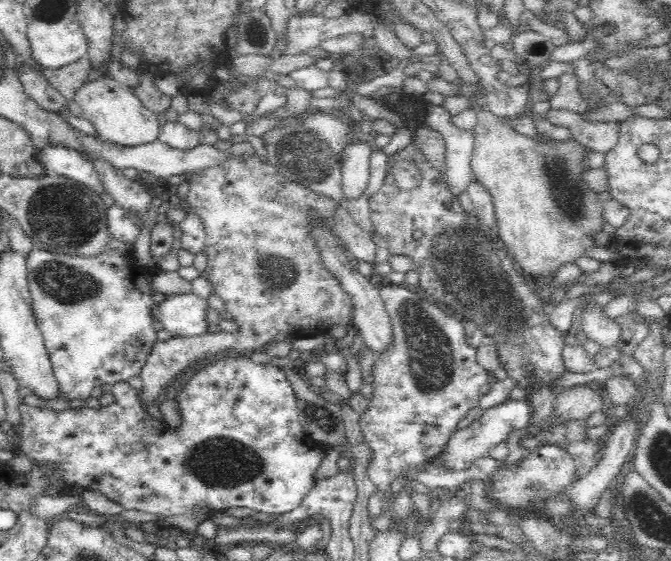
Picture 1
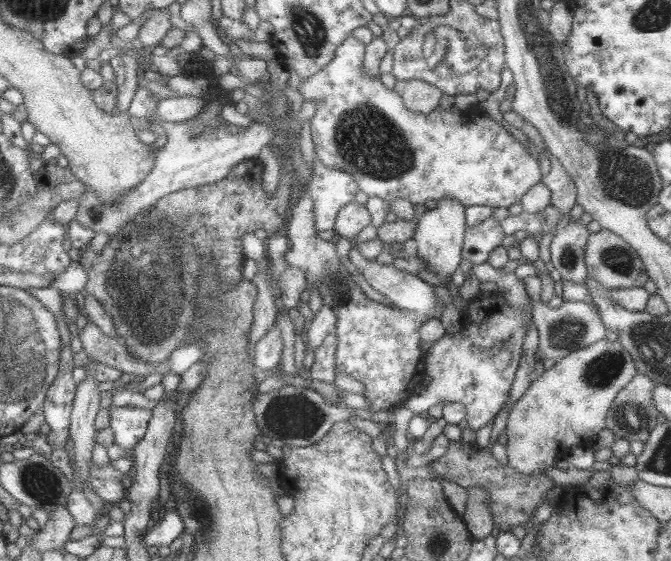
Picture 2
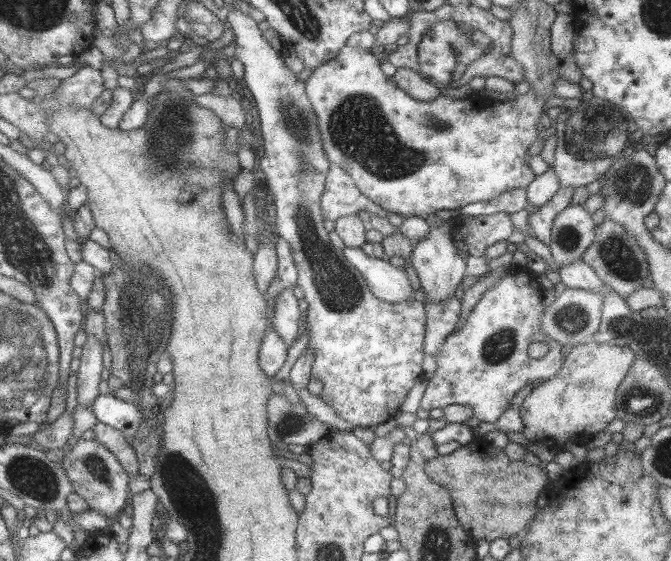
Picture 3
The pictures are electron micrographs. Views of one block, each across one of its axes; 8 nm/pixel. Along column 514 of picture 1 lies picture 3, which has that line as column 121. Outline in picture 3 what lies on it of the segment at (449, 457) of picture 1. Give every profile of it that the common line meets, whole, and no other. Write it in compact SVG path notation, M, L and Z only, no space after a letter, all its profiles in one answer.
M111 393L100 394L91 408L97 420L122 430L128 439L143 428L143 413L134 401L116 398Z

